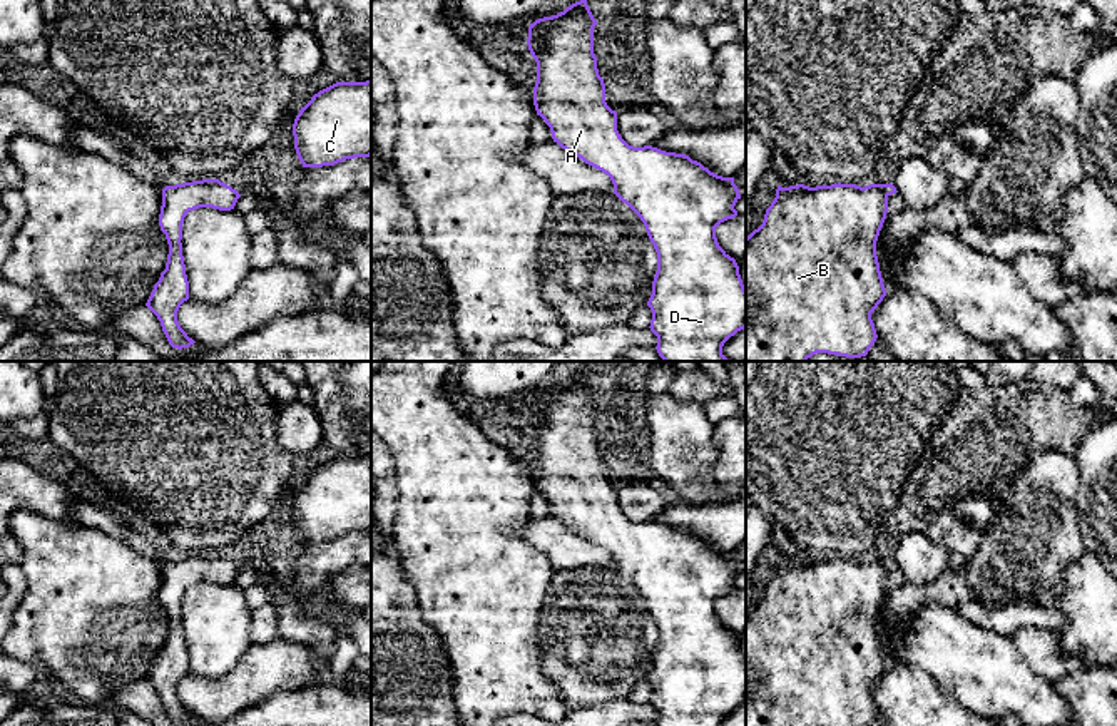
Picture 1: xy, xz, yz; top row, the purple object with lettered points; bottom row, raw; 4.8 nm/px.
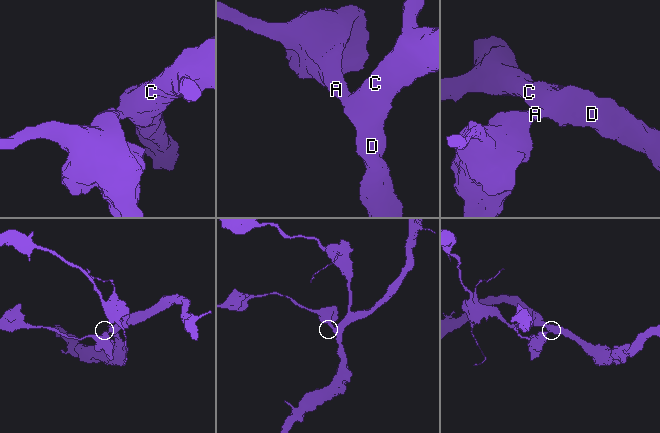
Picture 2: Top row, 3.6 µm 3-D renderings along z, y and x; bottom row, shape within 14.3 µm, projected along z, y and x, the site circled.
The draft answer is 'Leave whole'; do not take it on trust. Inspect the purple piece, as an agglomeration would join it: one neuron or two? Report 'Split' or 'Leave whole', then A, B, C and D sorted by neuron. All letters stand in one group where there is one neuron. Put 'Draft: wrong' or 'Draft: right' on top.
Draft: right
Leave whole. Groups: A B C D

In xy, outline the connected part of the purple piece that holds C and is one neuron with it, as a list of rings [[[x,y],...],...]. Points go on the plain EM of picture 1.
[[[371,455],[336,457],[311,472],[293,498],[303,542],[371,530]]]

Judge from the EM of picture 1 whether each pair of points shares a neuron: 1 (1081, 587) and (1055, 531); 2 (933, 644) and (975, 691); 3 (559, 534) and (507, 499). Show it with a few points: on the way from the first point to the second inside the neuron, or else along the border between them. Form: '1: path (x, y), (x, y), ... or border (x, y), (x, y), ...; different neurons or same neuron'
1: border (1086, 551), (1065, 569), (1064, 591), (1055, 601); different neurons
2: path (945, 656), (969, 679); same neuron
3: border (514, 527), (519, 537), (545, 554); different neurons

